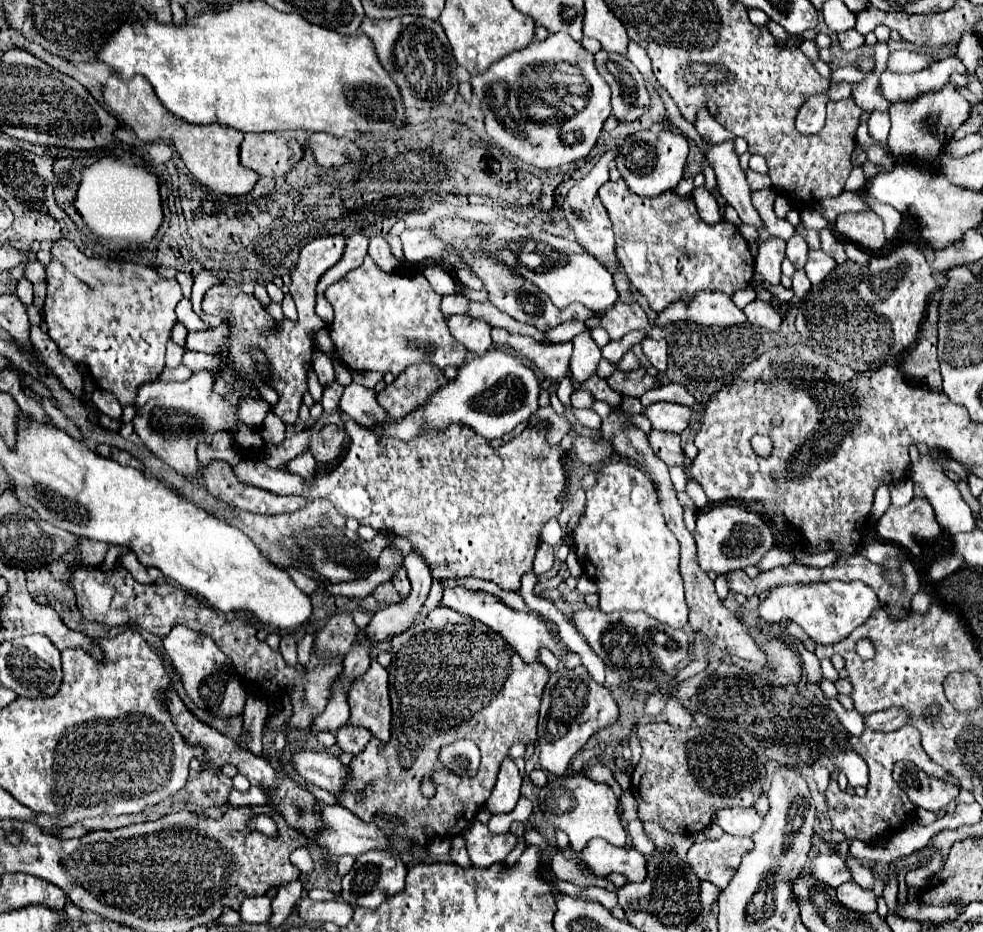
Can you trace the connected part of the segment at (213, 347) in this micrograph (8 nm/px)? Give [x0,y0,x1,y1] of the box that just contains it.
[186,325,230,355]

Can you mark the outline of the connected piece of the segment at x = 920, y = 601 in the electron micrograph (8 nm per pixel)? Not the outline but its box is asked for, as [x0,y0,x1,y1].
[912,593,930,613]

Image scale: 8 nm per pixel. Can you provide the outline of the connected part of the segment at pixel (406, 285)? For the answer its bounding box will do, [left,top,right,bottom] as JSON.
[324,257,468,375]

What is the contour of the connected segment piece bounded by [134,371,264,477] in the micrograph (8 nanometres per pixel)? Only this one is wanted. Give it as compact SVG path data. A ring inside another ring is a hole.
M198 371L188 381L152 381L140 387L136 397L136 417L134 417L134 431L142 439L142 443L164 463L168 463L176 473L184 477L194 477L198 473L198 457L196 445L206 441L218 431L228 431L244 455L244 459L256 459L264 451L264 439L260 433L260 425L246 425L236 419L238 405L244 397L256 399L256 391L244 383L236 387L230 397L214 393L214 371Z

